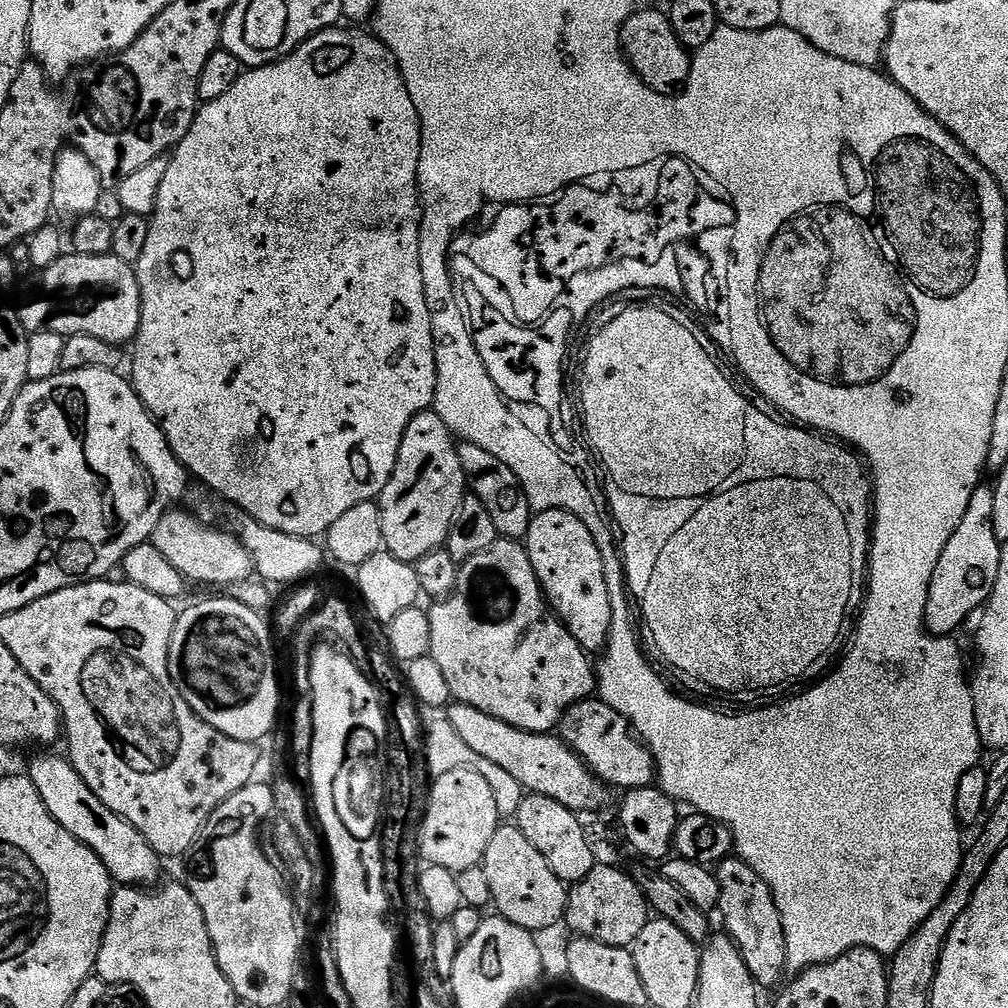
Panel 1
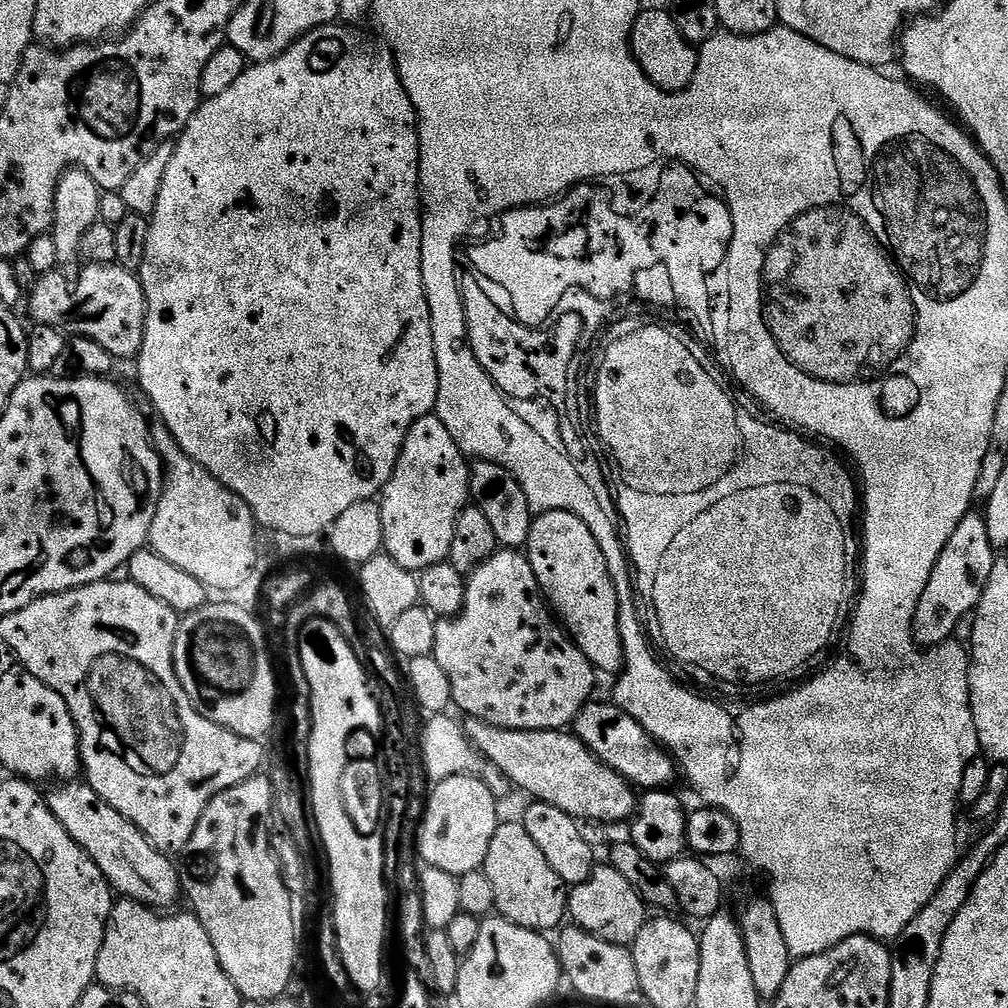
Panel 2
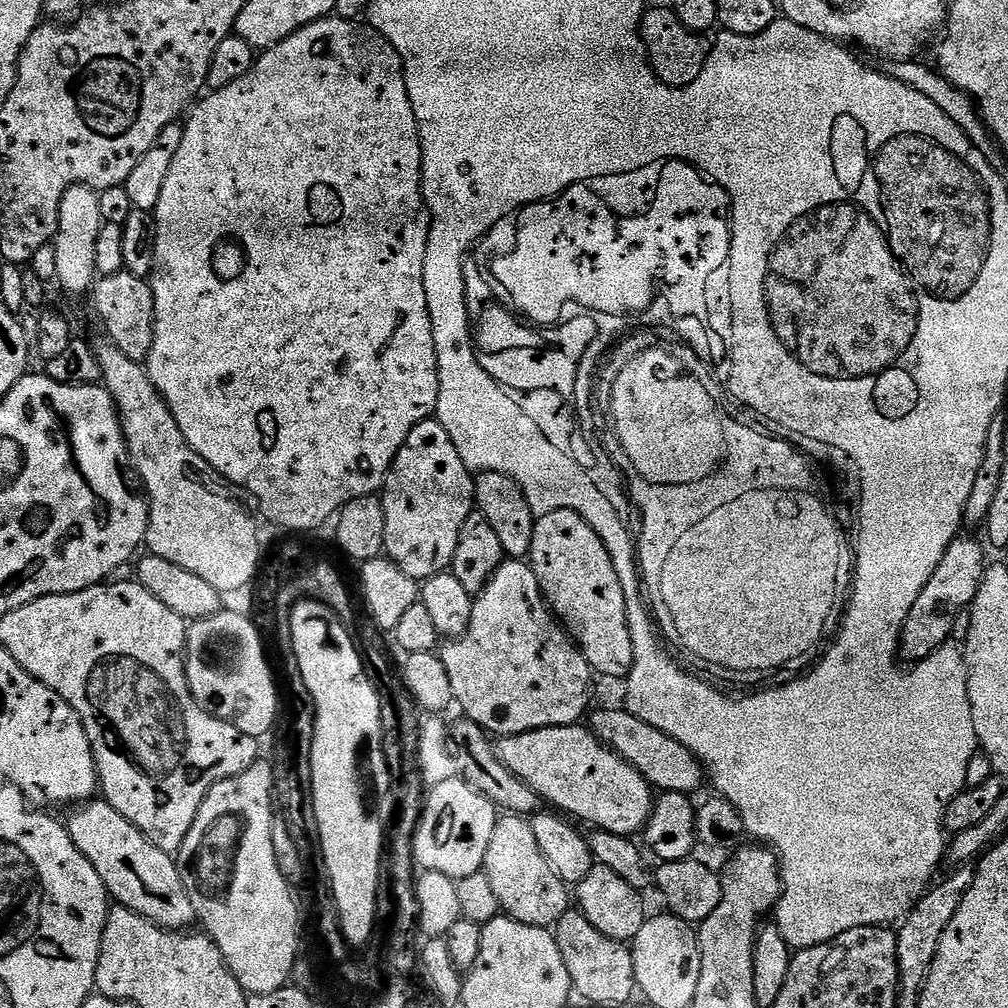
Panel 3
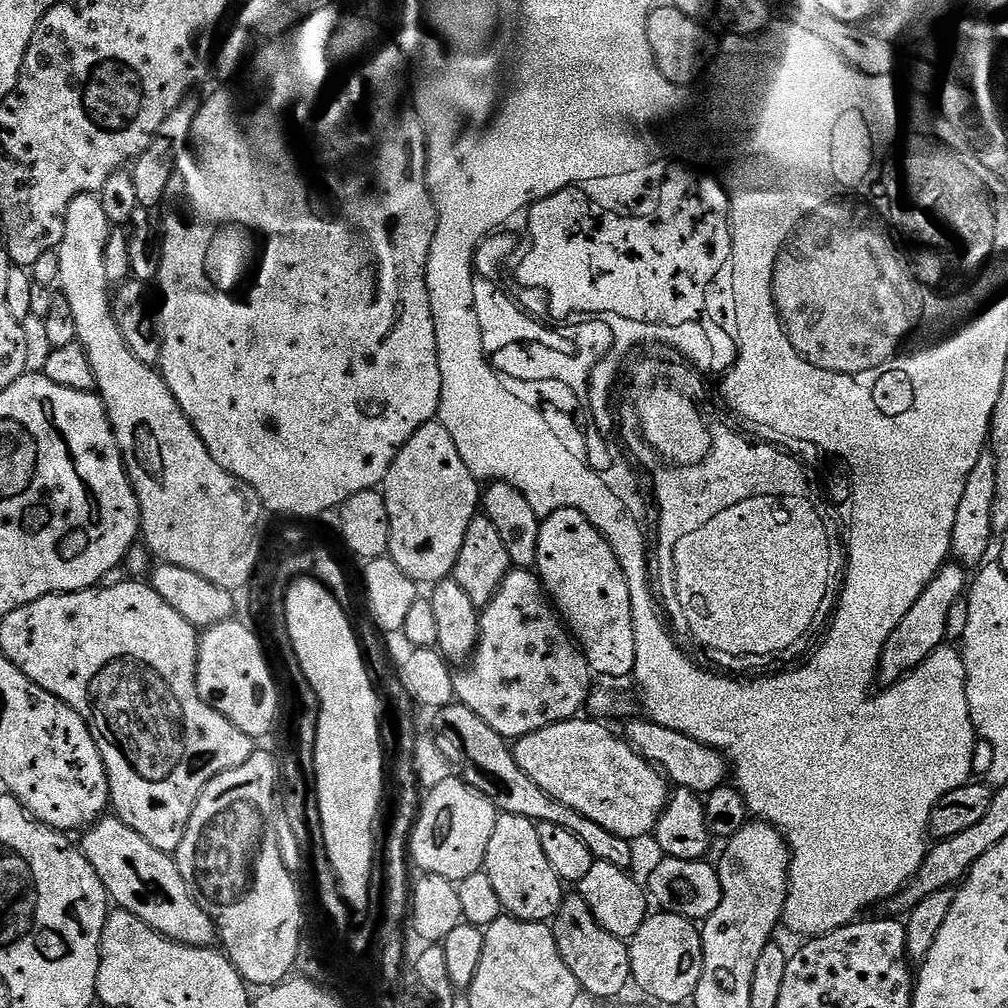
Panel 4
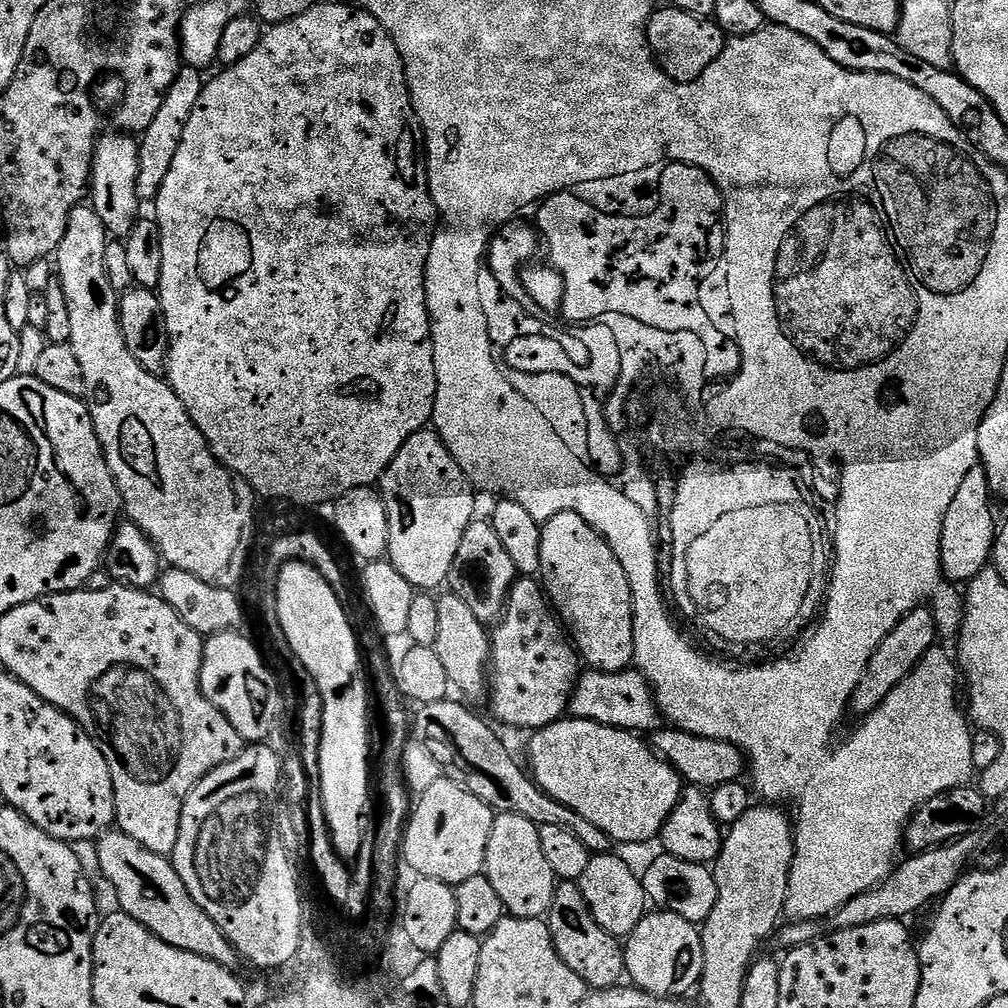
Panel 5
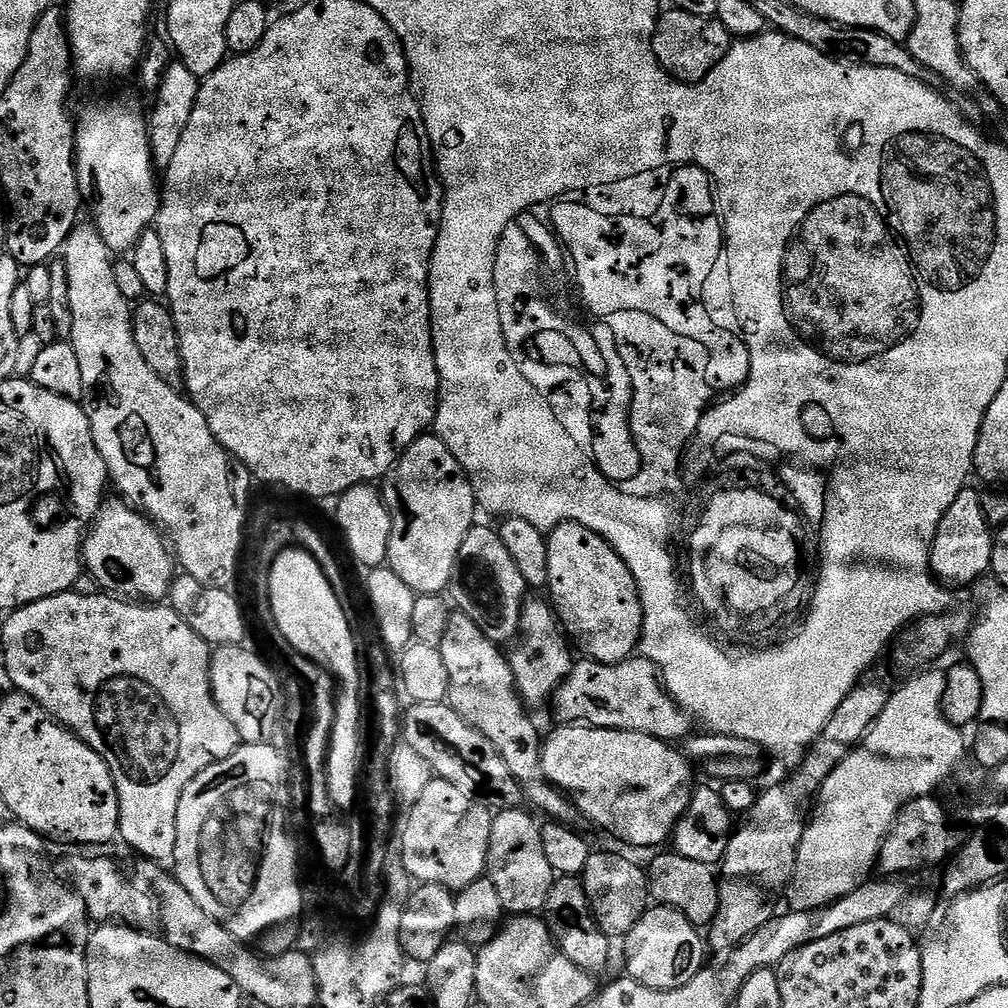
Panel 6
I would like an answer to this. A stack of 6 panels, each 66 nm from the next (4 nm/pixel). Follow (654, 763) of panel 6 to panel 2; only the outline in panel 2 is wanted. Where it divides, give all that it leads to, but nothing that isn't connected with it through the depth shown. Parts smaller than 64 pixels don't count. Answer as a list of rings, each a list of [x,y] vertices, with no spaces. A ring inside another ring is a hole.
[[[471,718],[463,721],[464,733],[469,742],[507,778],[509,785],[521,788],[532,795],[533,801],[550,806],[558,806],[566,814],[576,817],[577,821],[601,820],[604,824],[616,824],[619,820],[627,821],[636,811],[638,792],[610,766],[602,763],[591,750],[575,734],[568,730],[554,732],[527,732],[526,730],[510,730],[509,728],[495,728],[484,720]]]

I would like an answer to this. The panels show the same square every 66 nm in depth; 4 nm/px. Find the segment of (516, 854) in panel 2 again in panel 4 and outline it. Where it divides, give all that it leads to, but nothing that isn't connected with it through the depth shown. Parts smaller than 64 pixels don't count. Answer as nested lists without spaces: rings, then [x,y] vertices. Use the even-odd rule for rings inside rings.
[[[500,814],[496,817],[494,834],[490,834],[490,846],[486,846],[486,858],[483,871],[490,878],[495,893],[498,894],[498,902],[501,909],[513,920],[528,920],[531,924],[542,924],[551,921],[556,911],[560,909],[560,903],[566,895],[565,885],[554,874],[546,853],[542,851],[542,841],[538,839],[537,822],[519,817],[516,814]]]

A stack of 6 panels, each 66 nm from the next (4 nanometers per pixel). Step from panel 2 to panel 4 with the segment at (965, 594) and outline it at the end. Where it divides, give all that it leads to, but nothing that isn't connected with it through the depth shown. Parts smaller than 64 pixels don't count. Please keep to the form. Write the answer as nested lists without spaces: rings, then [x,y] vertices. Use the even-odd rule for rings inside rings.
[[[946,562],[938,570],[938,574],[922,590],[918,602],[906,610],[906,618],[895,621],[892,633],[888,636],[888,641],[883,641],[880,648],[880,663],[878,665],[878,680],[882,685],[899,685],[908,673],[914,671],[930,654],[934,654],[945,643],[948,636],[948,619],[952,616],[952,607],[956,603],[961,603],[966,589],[970,583],[969,573],[964,573],[965,569],[956,562]]]

